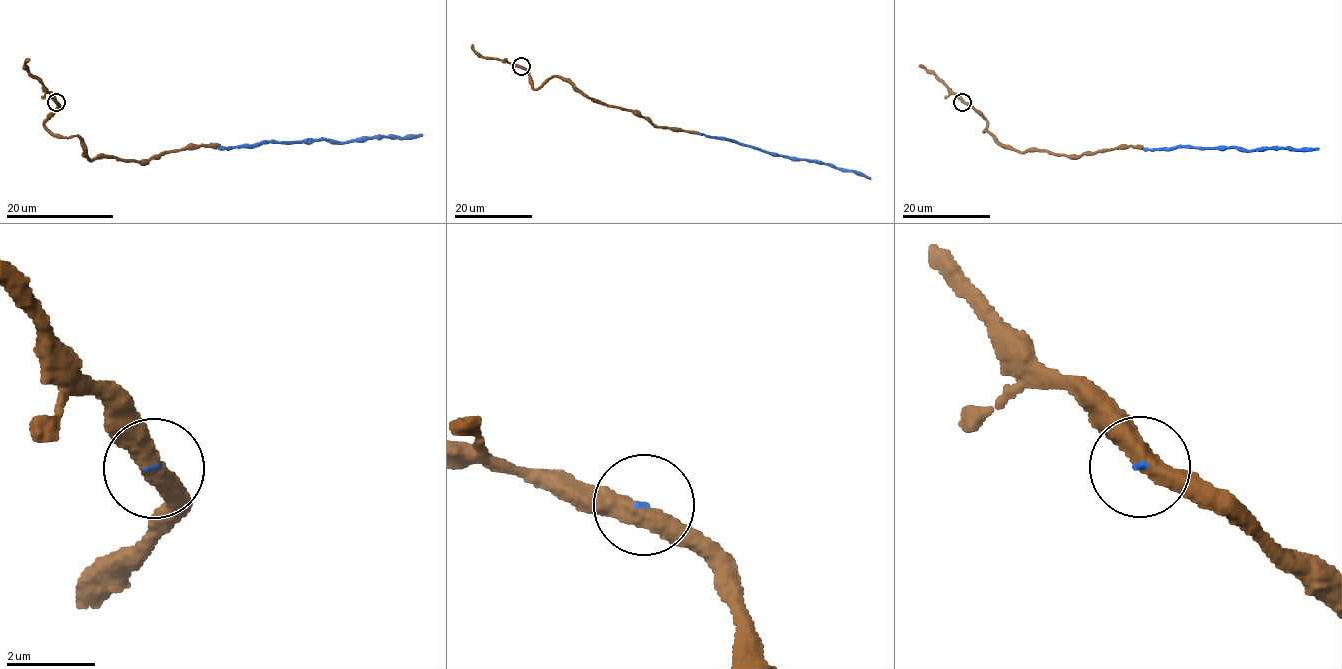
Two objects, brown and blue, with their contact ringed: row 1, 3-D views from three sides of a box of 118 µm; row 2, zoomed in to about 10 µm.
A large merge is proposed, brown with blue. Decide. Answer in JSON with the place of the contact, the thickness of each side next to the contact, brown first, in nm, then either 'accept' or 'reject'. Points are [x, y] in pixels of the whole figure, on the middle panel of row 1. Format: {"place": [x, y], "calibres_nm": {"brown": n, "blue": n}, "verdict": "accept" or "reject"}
{"place": [521, 66], "calibres_nm": {"brown": 420, "blue": 70}, "verdict": "accept"}

